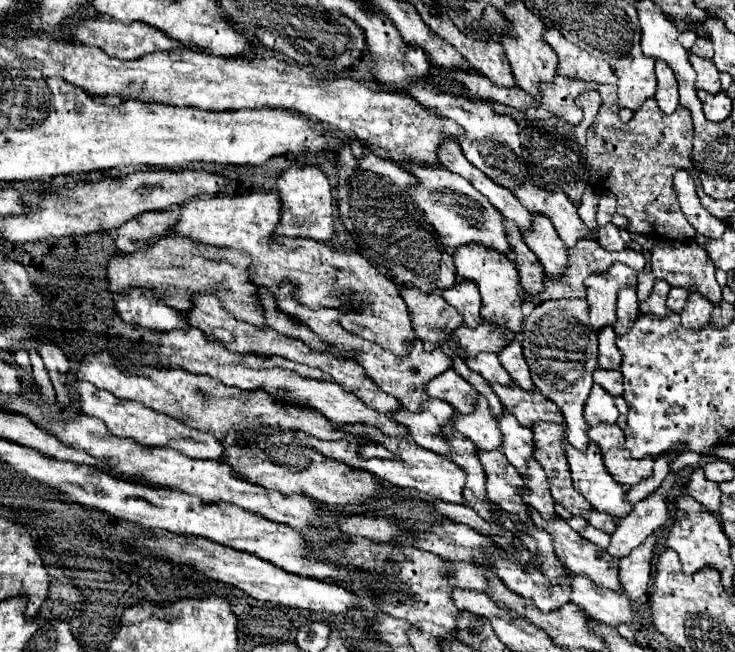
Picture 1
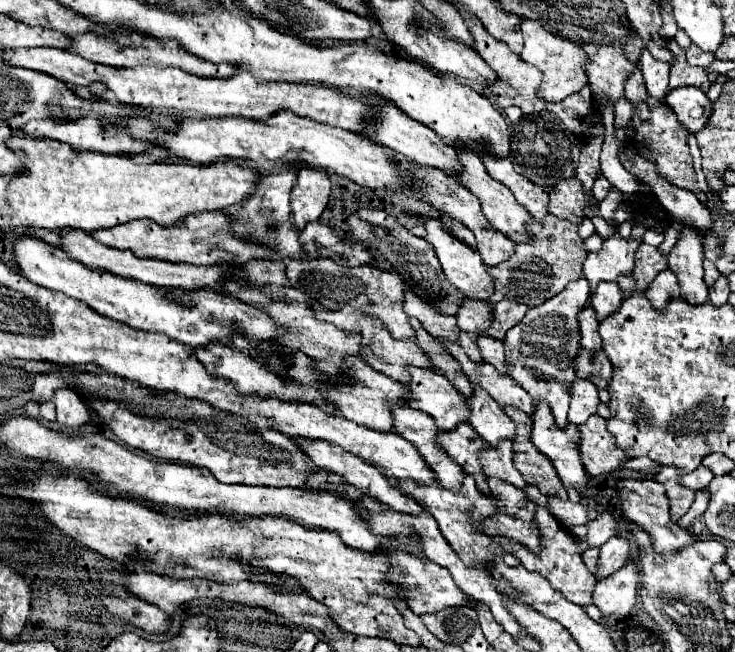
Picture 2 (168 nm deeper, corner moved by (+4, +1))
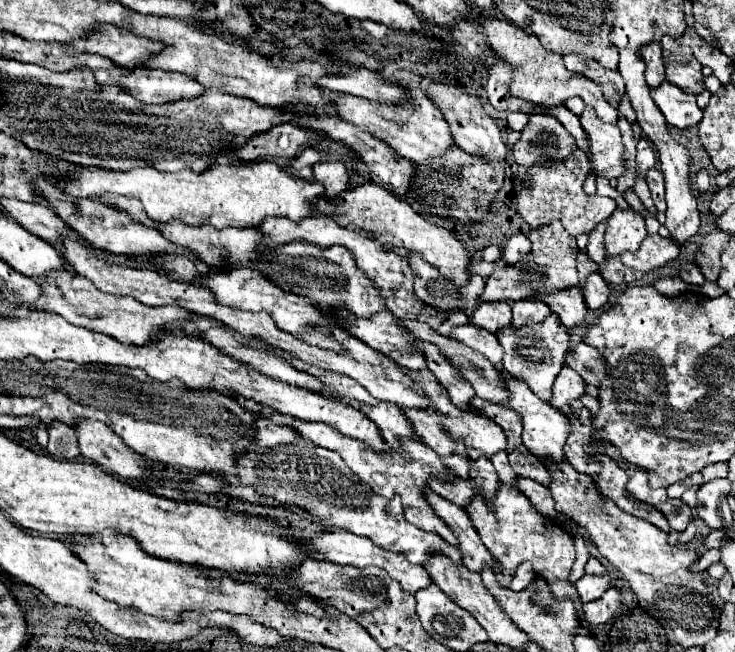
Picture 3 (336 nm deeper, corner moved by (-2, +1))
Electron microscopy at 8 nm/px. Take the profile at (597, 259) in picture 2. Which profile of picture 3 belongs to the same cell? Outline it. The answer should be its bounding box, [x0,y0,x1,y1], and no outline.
[605,209,647,255]

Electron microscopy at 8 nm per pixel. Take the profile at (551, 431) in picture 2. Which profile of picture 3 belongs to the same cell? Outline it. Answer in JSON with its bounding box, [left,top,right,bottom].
[503,371,571,463]

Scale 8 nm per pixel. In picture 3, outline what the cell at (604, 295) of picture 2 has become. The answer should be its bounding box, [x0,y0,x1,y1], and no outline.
[583,273,611,309]

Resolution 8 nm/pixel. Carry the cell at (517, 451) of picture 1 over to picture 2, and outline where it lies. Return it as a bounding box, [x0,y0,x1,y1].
[467,383,513,443]

